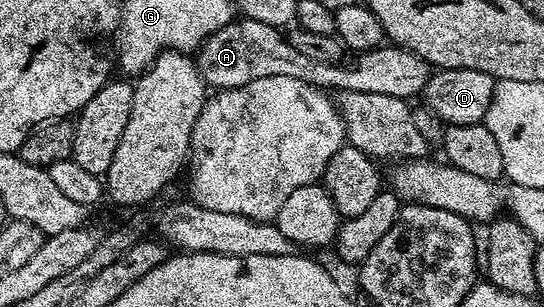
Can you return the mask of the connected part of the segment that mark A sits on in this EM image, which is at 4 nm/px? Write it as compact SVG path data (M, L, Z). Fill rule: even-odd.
M248 17L252 19L235 18L233 21L226 23L218 31L213 31L202 46L197 48L196 62L198 71L202 74L203 81L211 88L221 89L224 87L239 87L246 85L248 81L268 77L272 75L287 75L296 77L296 81L304 81L318 89L331 89L330 87L339 87L342 93L348 91L360 91L372 93L373 95L388 95L400 97L407 101L413 100L413 95L421 96L426 90L426 83L432 74L430 64L425 63L419 55L406 50L405 47L397 45L383 45L363 51L357 56L354 67L346 67L342 63L321 63L312 61L312 57L306 56L305 53L299 53L292 49L289 38L285 34L278 32L279 28L273 23L267 23L258 17Z

